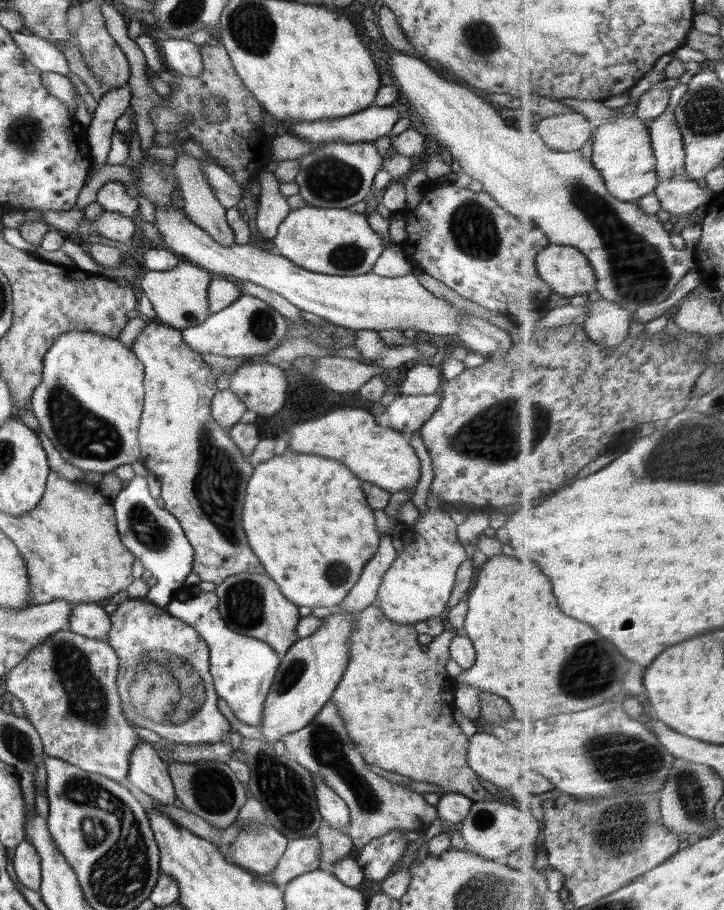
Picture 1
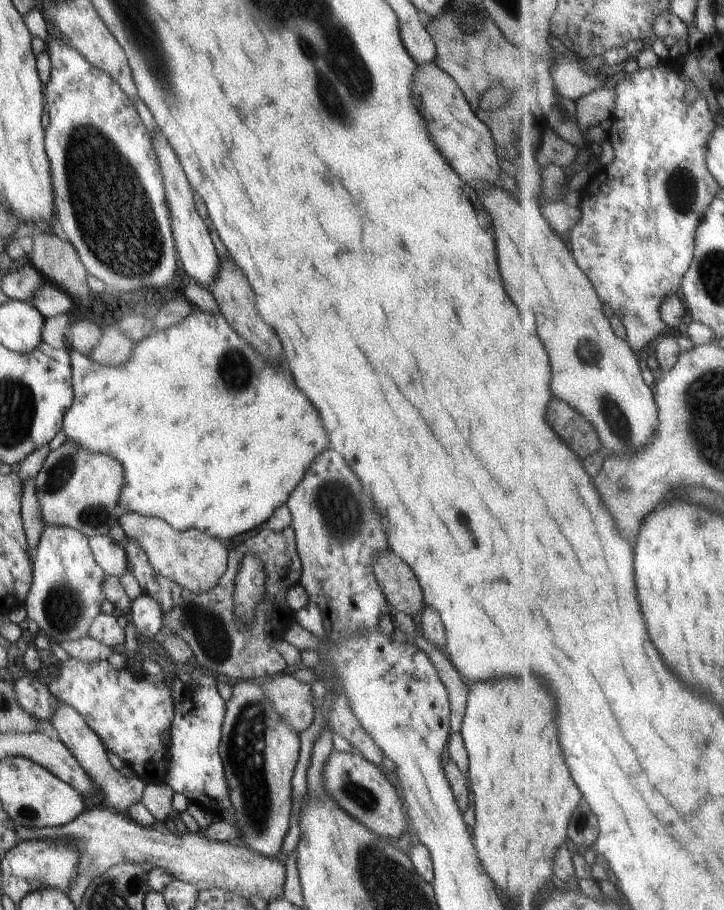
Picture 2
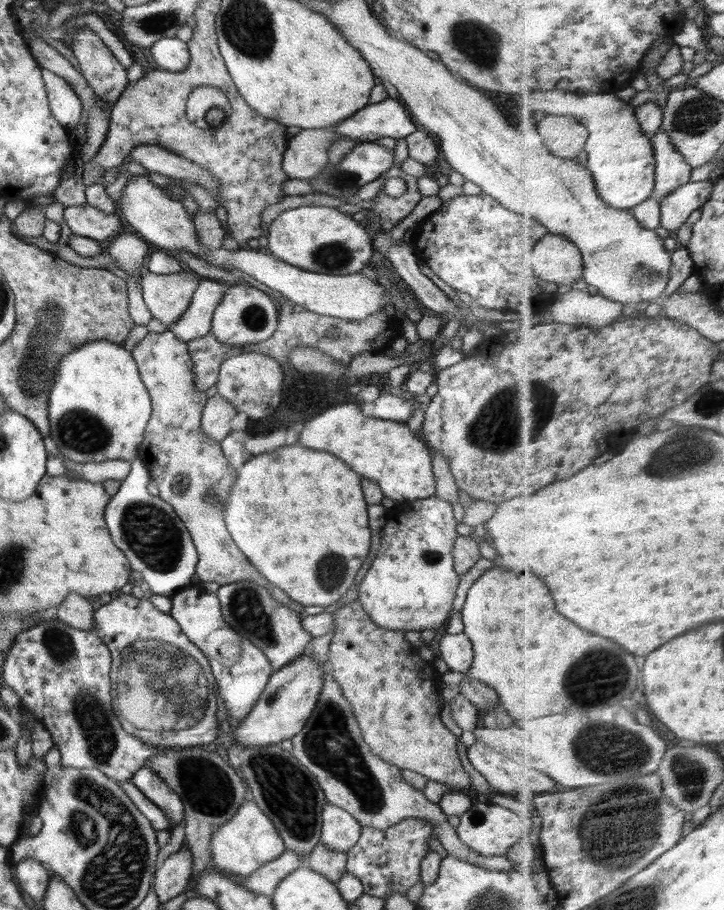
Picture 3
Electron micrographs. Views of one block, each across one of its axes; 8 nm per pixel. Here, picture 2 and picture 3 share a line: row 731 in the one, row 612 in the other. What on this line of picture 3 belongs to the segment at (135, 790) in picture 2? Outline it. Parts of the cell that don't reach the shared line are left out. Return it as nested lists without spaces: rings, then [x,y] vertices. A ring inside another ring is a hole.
[[[70,593],[57,608],[56,616],[68,626],[93,630],[94,616],[92,616],[92,611],[94,608],[92,608],[91,599],[78,593]]]

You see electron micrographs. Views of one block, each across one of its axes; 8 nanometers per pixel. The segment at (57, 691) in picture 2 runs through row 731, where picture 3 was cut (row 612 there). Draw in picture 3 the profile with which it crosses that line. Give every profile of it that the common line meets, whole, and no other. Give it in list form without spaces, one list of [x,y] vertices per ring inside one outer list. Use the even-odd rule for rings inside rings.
[[[123,593],[92,611],[93,631],[108,646],[112,656],[110,667],[110,697],[114,714],[122,728],[150,746],[186,749],[210,744],[220,732],[217,705],[218,683],[212,674],[208,658],[182,632],[170,613],[156,609],[151,599],[136,598]]]

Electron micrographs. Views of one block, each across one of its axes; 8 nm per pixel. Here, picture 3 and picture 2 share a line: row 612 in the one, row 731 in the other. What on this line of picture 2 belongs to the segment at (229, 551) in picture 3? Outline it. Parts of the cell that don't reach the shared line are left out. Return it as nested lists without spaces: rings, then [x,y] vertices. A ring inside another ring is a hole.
[[[290,670],[263,680],[262,688],[283,723],[293,731],[300,734],[314,722],[314,696],[310,684],[298,681]]]

